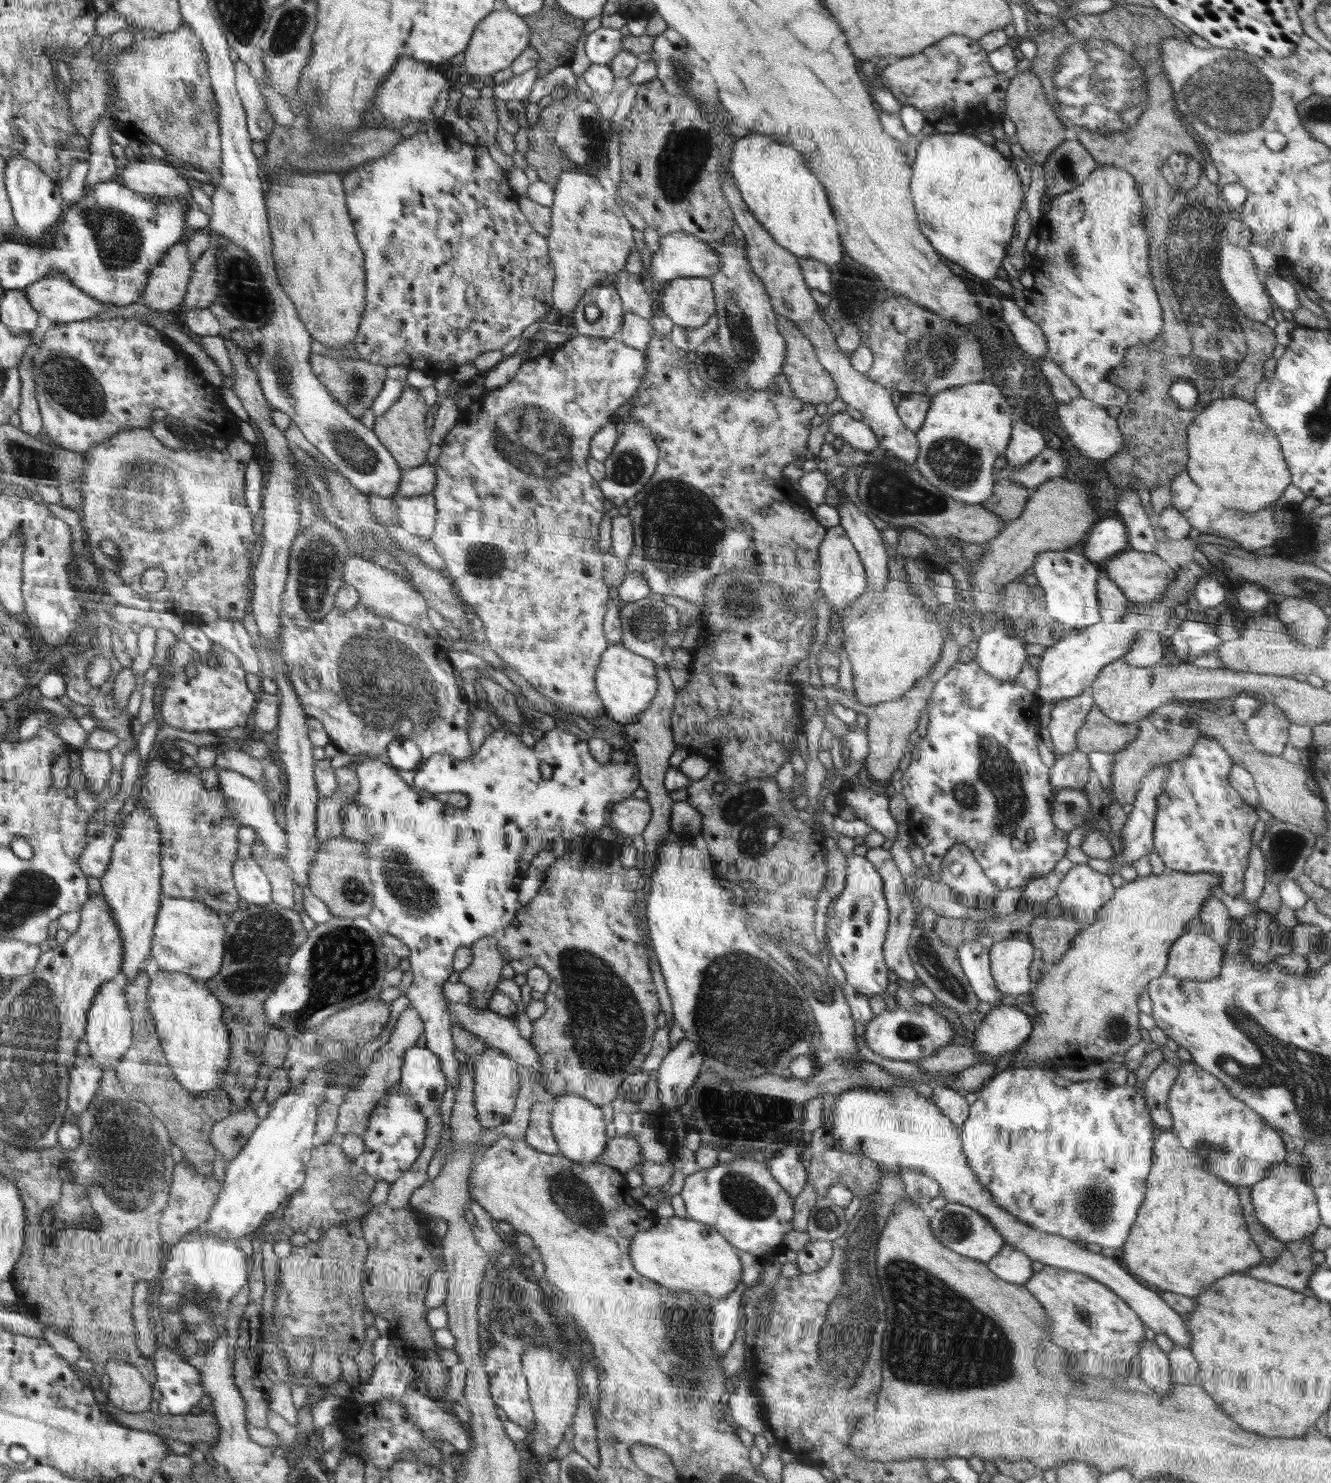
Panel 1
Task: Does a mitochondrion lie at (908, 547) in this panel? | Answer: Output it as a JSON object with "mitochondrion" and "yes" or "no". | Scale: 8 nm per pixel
{"mitochondrion":"no"}

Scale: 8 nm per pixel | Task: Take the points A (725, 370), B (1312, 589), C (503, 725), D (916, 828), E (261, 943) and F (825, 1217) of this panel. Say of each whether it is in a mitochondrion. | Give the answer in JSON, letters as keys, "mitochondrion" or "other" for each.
{"A":"mitochondrion","B":"mitochondrion","C":"other","D":"other","E":"mitochondrion","F":"mitochondrion"}

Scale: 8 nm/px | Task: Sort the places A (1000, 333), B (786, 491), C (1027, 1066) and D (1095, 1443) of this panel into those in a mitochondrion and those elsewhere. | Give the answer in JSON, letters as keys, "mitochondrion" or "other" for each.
{"A":"other","B":"other","C":"other","D":"other"}

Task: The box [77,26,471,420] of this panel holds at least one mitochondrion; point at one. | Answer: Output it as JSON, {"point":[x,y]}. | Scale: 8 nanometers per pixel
{"point":[119,239]}

